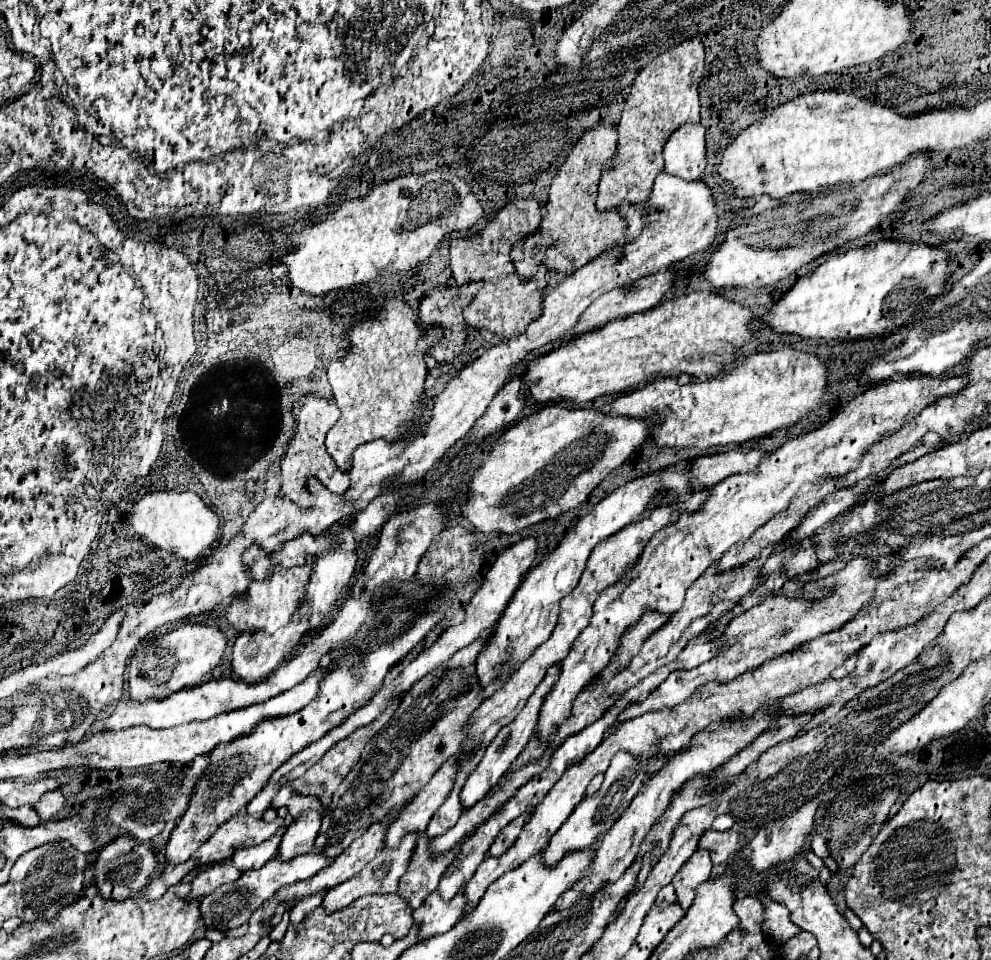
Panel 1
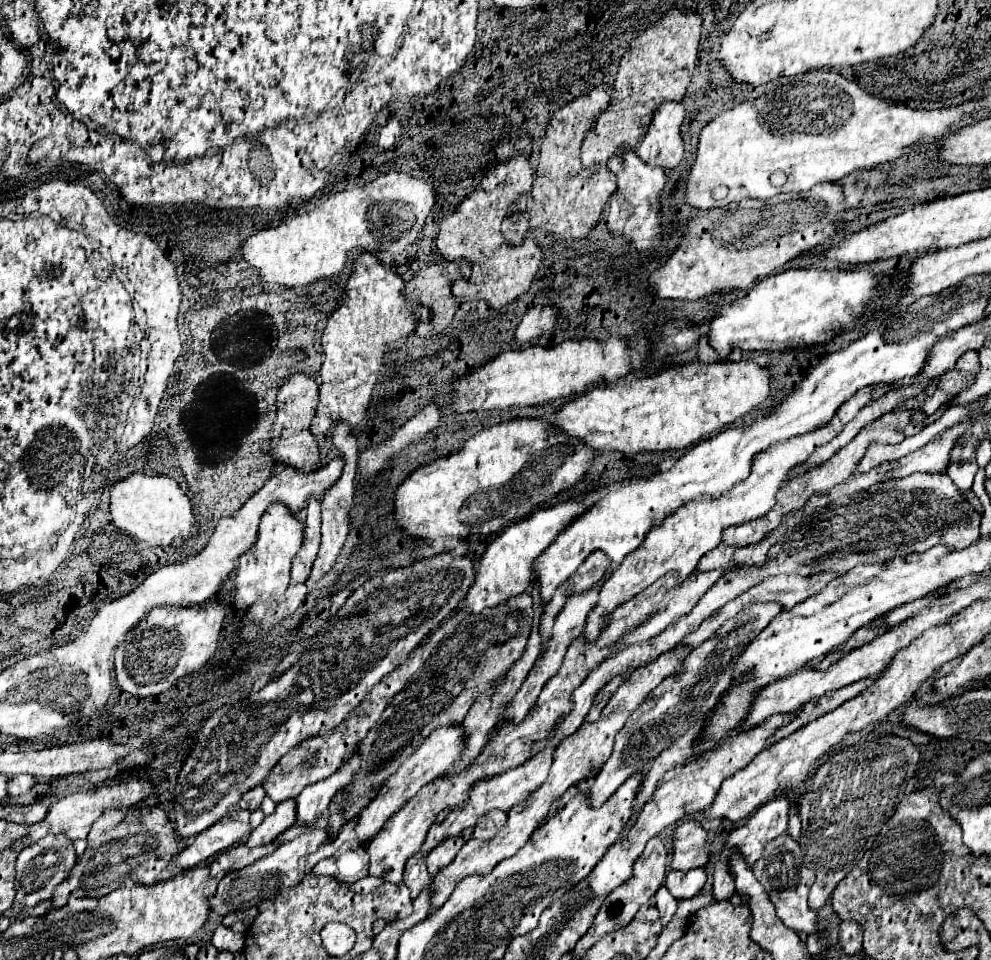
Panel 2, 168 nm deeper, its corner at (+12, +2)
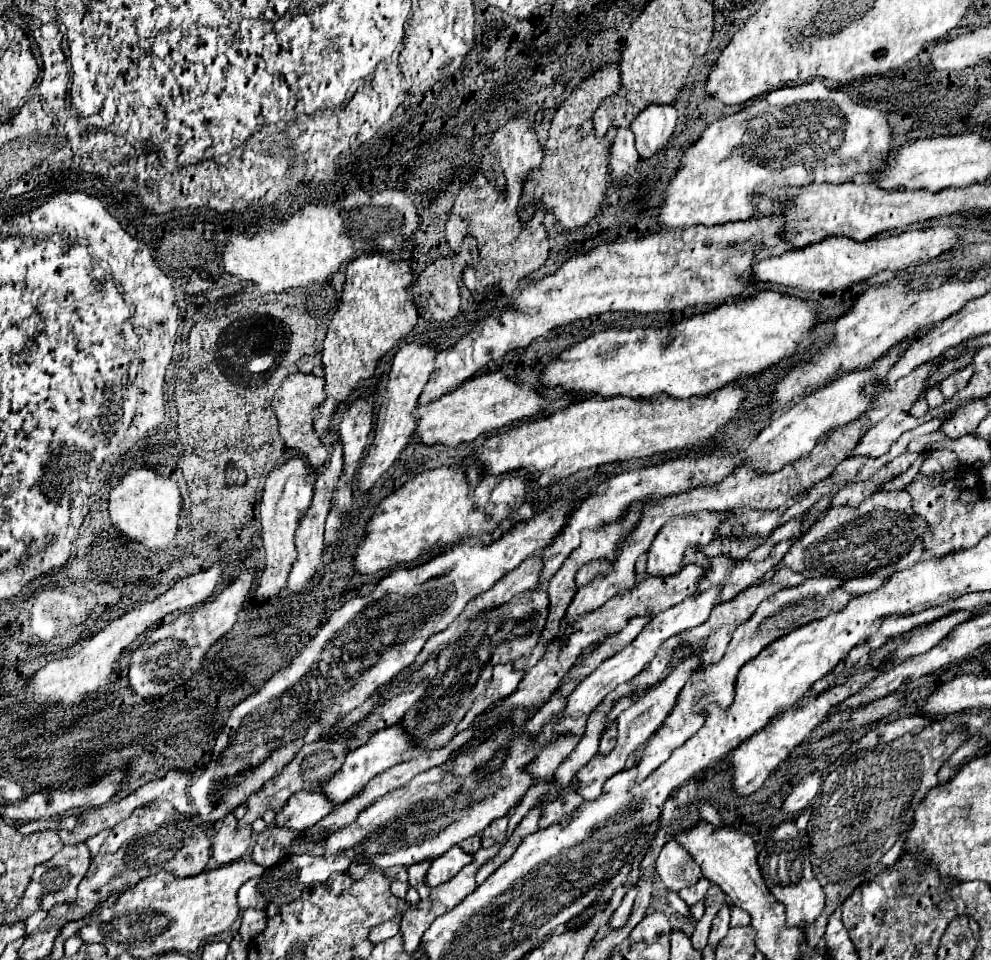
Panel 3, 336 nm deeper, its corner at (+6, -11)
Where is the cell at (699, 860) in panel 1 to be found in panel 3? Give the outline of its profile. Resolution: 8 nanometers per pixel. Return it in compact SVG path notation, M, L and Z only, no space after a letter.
M701 878L697 884L693 884L693 886L689 886L689 888L683 888L683 890L679 892L679 896L687 902L687 906L693 906L693 904L697 904L699 900L705 898L709 886L711 886L711 882L705 880L705 878Z

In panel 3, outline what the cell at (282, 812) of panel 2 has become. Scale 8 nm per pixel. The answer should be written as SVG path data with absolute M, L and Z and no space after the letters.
M297 792L289 798L289 804L277 812L275 826L303 832L313 828L329 812L333 812L333 804L327 804L321 792Z

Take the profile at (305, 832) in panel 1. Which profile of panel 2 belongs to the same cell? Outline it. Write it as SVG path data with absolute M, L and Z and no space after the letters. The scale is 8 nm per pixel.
M357 747L351 751L351 755L347 755L347 759L341 763L341 767L333 775L329 775L327 779L321 779L319 783L307 785L297 797L297 823L305 821L307 829L313 829L323 809L333 799L333 795L353 781L355 773L359 771L359 765L361 765L361 757Z

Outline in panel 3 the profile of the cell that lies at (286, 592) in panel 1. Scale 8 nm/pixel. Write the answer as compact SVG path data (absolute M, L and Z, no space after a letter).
M291 458L277 470L273 470L267 476L263 502L261 502L261 526L263 526L263 548L265 548L265 566L261 570L261 576L257 580L255 598L259 602L265 602L273 596L277 596L289 578L291 566L297 560L297 548L295 548L295 532L299 526L299 518L311 508L313 498L313 484L315 484L315 470L311 470L301 458Z

